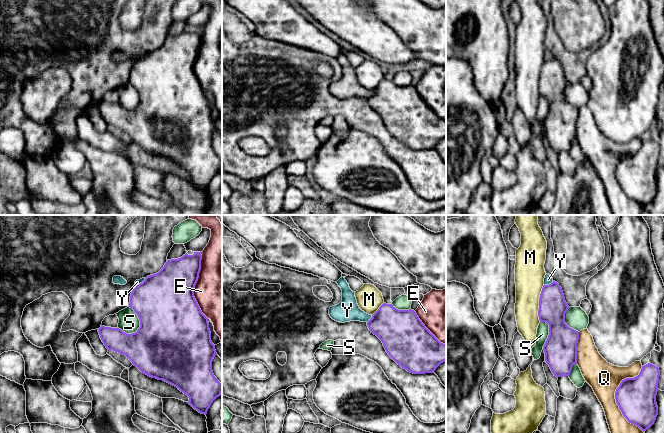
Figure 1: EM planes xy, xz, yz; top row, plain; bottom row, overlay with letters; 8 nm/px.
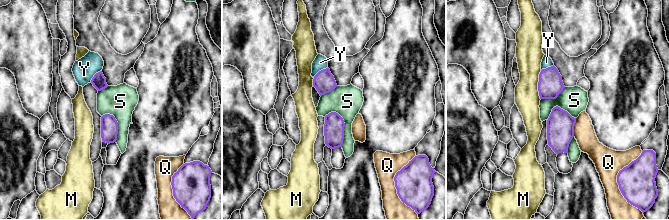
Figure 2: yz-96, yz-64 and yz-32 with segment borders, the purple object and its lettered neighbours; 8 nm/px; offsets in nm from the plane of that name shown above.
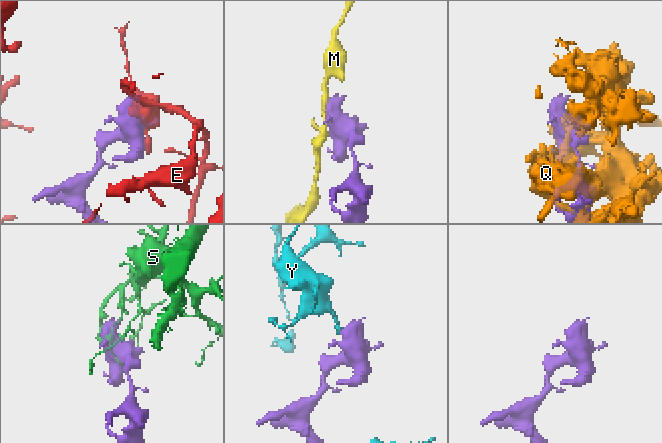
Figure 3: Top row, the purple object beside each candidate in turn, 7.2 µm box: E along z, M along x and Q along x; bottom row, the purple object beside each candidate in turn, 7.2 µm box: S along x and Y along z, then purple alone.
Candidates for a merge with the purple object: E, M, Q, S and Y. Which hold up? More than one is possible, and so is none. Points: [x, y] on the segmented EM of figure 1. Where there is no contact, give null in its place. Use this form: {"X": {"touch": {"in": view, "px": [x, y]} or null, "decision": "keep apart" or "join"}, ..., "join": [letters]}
{"E": {"touch": {"in": "xy", "px": [195, 284]}, "decision": "keep apart"}, "M": {"touch": {"in": "yz", "px": [539, 303]}, "decision": "keep apart"}, "Q": {"touch": {"in": "yz", "px": [615, 396]}, "decision": "keep apart"}, "S": {"touch": {"in": "xy", "px": [140, 323]}, "decision": "keep apart"}, "Y": {"touch": {"in": "yz", "px": [549, 284]}, "decision": "keep apart"}, "join": []}

